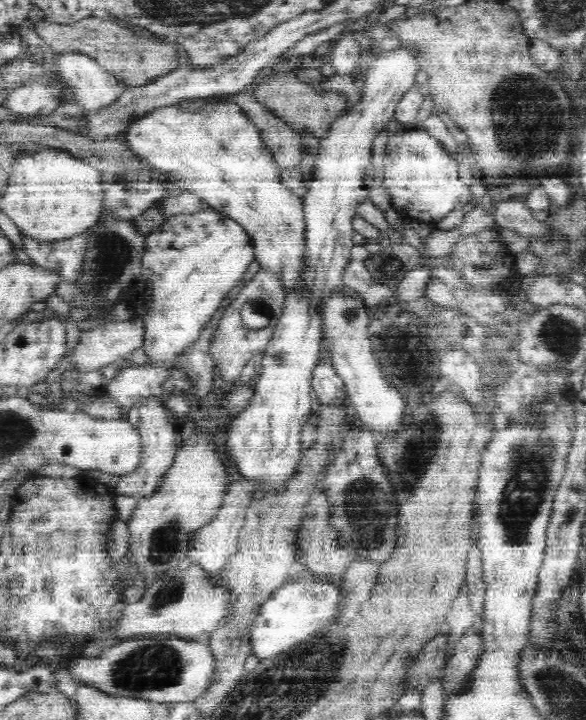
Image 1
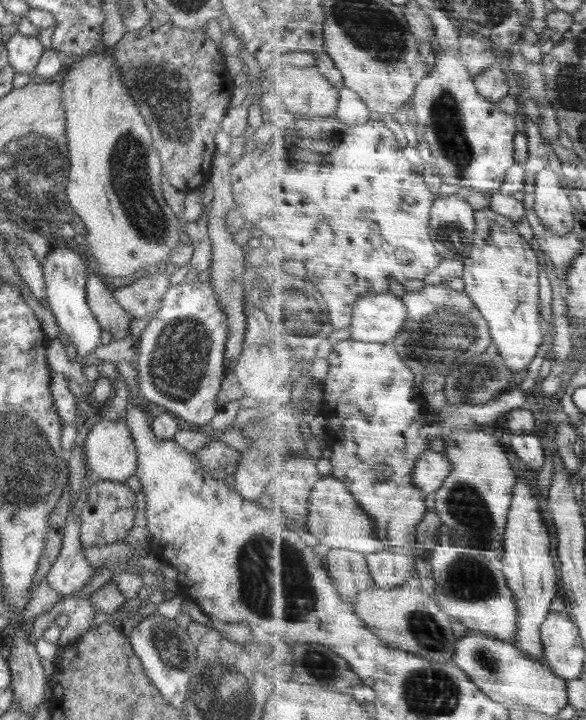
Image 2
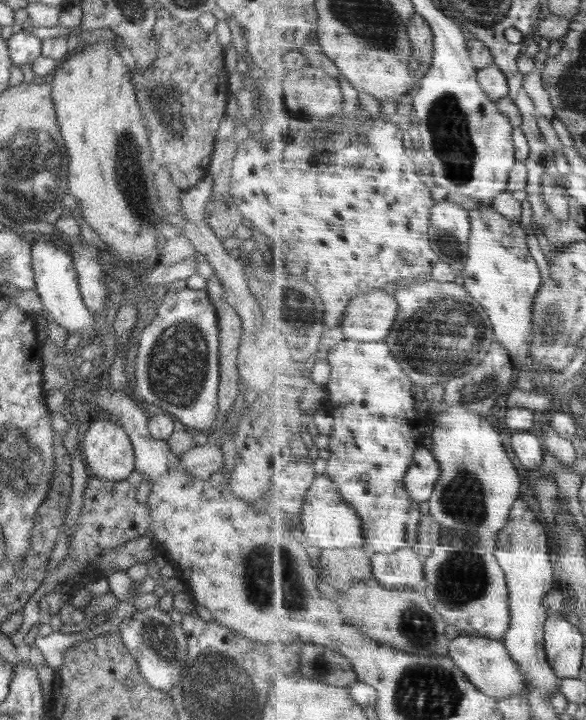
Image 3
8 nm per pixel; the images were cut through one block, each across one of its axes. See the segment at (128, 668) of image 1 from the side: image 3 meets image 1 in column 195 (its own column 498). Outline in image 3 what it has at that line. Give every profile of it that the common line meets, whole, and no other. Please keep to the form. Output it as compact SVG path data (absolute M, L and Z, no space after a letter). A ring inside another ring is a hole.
M462 633L453 640L448 657L454 660L462 670L465 670L466 674L469 674L470 681L477 687L499 700L512 698L512 696L527 696L530 692L528 683L526 683L526 675L524 675L520 663L510 655L505 641Z

